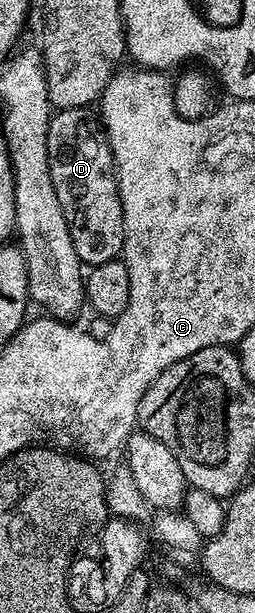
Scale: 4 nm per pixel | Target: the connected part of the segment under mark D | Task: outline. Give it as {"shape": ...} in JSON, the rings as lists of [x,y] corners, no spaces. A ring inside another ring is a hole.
{"shape":[[[81,106],[59,110],[53,115],[48,168],[78,258],[87,267],[115,261],[121,255],[126,235],[124,212],[112,148],[93,109]]]}

